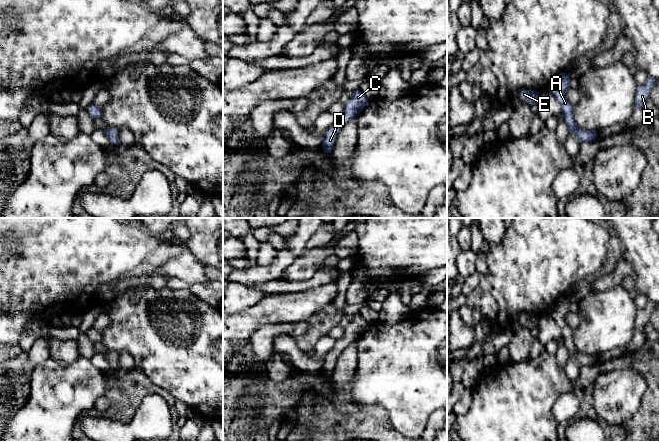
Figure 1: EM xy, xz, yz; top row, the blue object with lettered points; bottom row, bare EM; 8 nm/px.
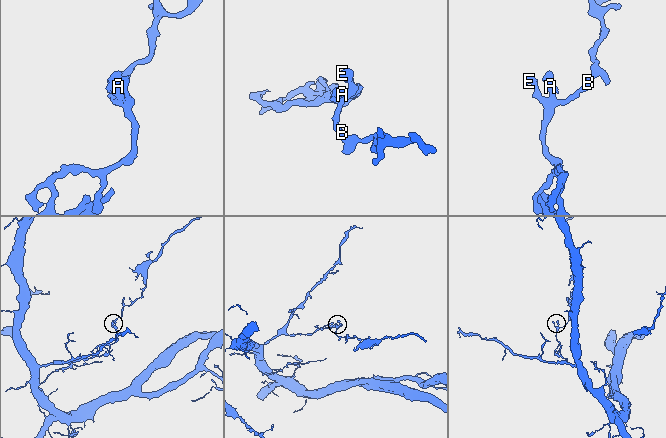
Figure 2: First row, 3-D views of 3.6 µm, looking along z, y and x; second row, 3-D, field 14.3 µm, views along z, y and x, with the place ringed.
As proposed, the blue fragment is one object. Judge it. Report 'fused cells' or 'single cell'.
single cell

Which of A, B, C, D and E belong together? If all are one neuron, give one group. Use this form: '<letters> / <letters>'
A B C D E

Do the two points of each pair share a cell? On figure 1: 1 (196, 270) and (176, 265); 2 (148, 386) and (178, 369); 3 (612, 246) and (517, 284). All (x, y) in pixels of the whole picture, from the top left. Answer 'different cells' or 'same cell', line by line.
1: same cell
2: different cells
3: different cells

